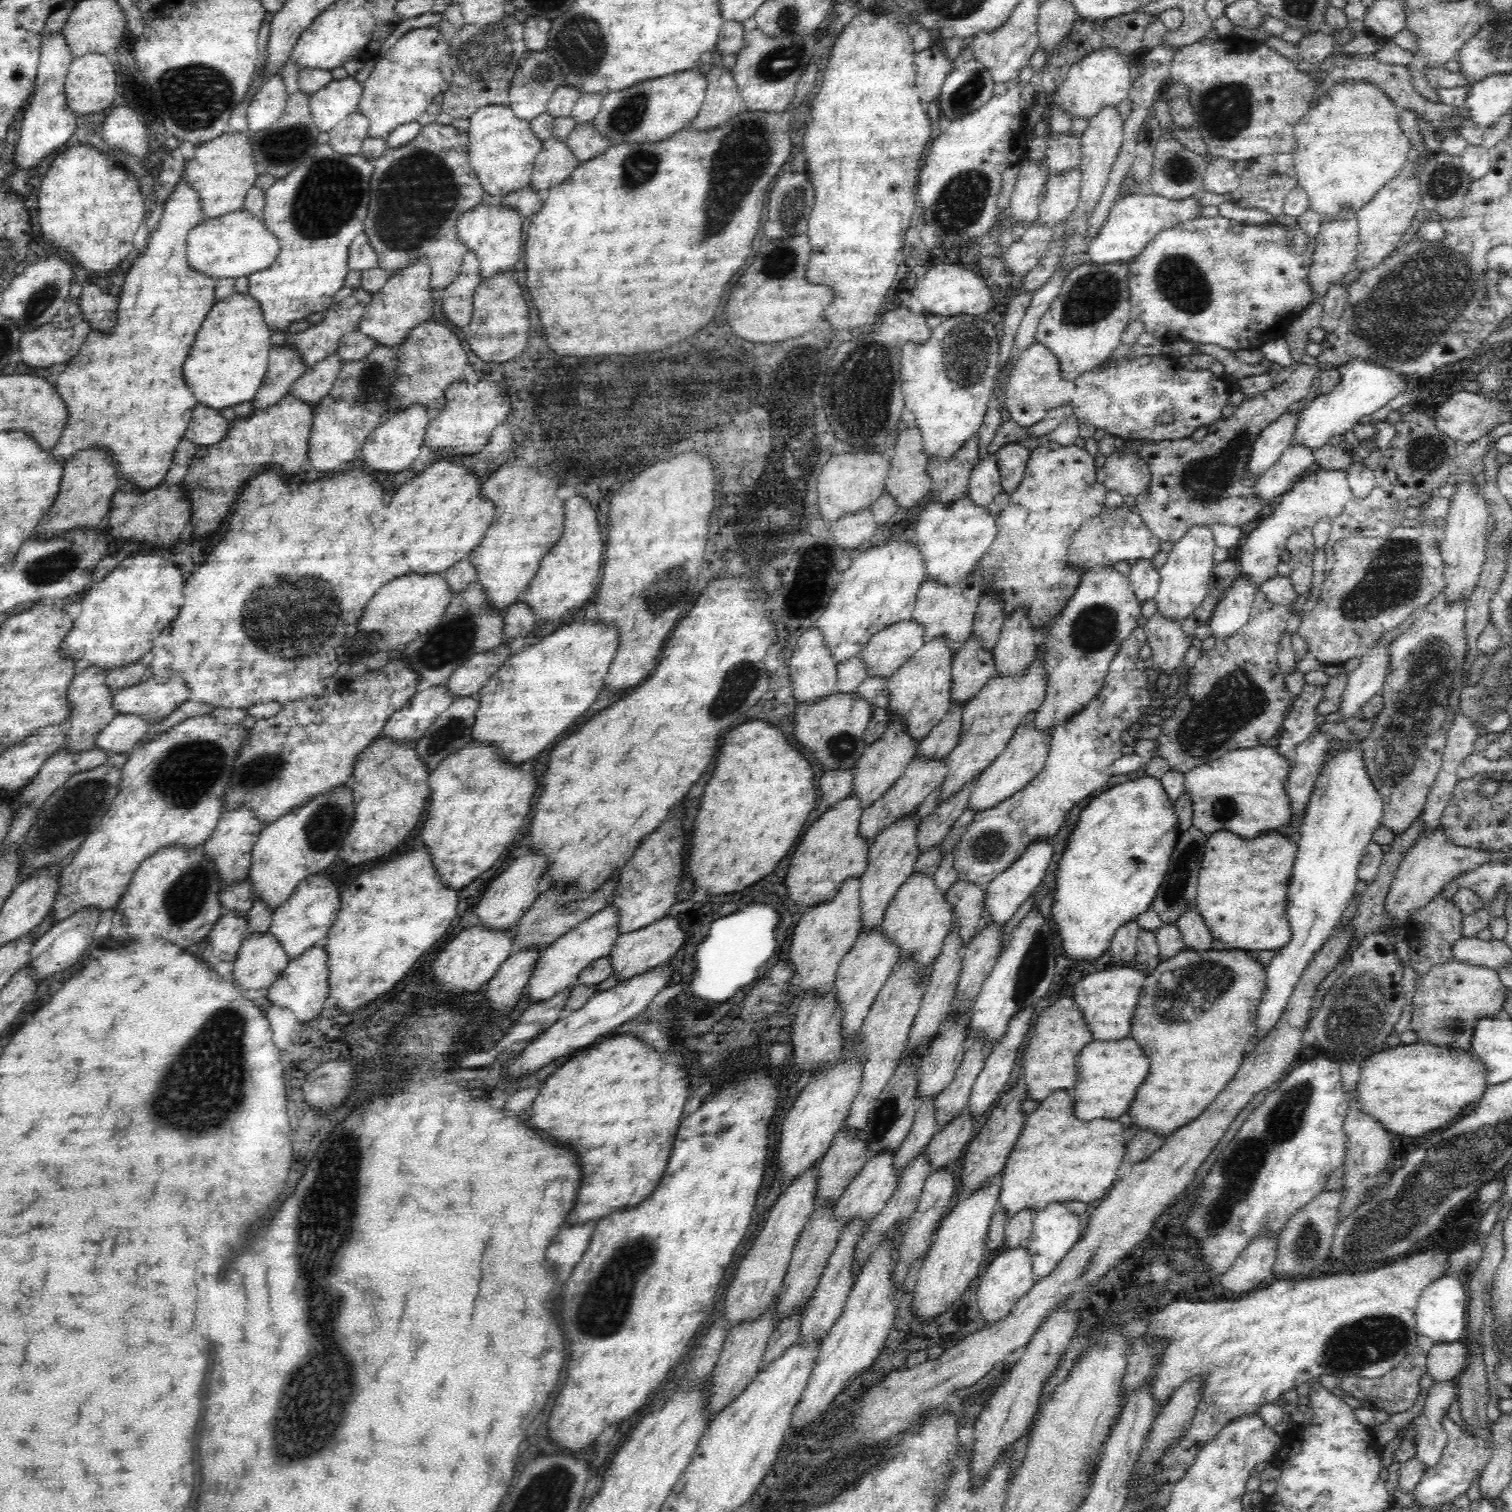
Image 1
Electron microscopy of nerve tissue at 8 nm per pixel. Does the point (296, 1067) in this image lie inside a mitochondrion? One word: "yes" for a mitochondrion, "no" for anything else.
no

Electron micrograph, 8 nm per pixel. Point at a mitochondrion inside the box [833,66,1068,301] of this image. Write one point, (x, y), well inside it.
(960, 203)

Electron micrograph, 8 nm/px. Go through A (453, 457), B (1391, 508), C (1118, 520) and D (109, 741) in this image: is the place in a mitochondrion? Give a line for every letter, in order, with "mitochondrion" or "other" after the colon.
A: other
B: other
C: mitochondrion
D: other

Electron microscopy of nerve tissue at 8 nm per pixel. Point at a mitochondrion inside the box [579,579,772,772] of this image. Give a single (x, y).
(739, 683)

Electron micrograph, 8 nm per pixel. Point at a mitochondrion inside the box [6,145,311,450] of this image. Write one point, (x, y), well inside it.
(42, 299)

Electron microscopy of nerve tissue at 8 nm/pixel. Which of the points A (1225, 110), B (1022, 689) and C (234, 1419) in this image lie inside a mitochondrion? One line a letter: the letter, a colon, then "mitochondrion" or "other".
A: mitochondrion
B: other
C: other

